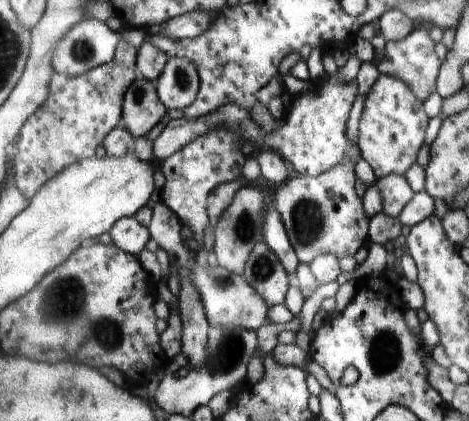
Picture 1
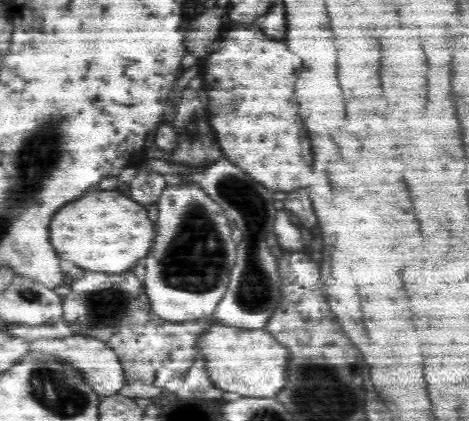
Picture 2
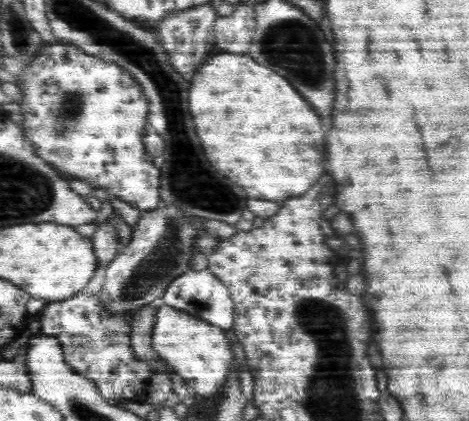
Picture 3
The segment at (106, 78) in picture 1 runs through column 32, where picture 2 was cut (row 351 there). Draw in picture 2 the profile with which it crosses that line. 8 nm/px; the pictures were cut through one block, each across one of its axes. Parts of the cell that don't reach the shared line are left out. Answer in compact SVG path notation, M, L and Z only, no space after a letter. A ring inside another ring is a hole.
M84 272L82 278L74 280L72 294L64 298L64 318L80 322L86 330L84 336L102 338L116 350L128 384L144 380L156 388L164 388L168 380L184 376L200 354L200 342L204 342L204 336L214 324L218 324L218 320L212 320L214 316L202 316L198 322L168 322L158 316L152 310L146 286L134 276L134 272Z

